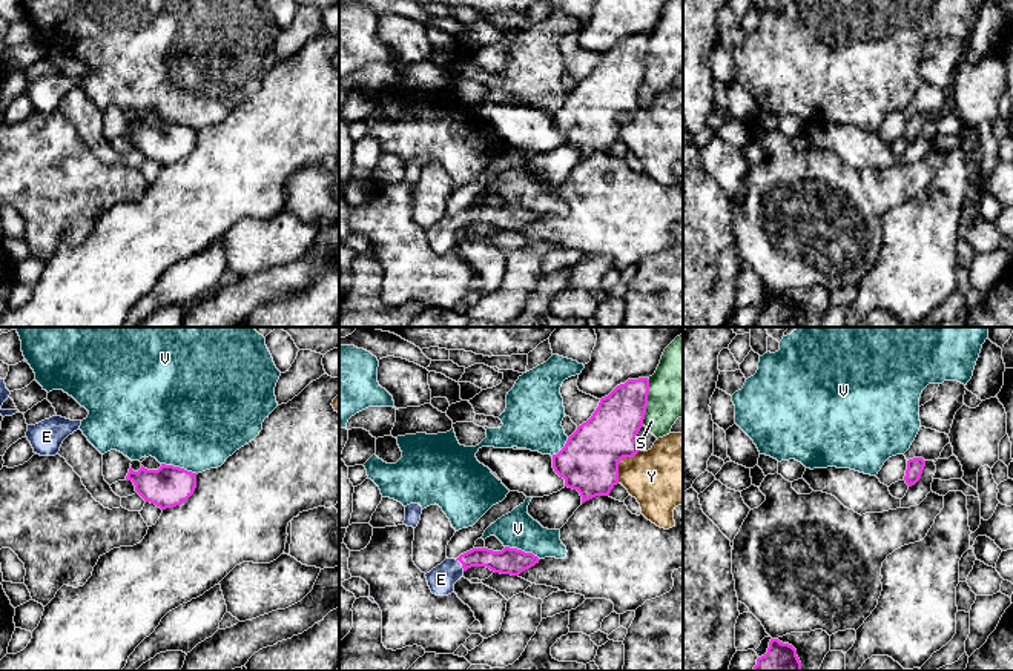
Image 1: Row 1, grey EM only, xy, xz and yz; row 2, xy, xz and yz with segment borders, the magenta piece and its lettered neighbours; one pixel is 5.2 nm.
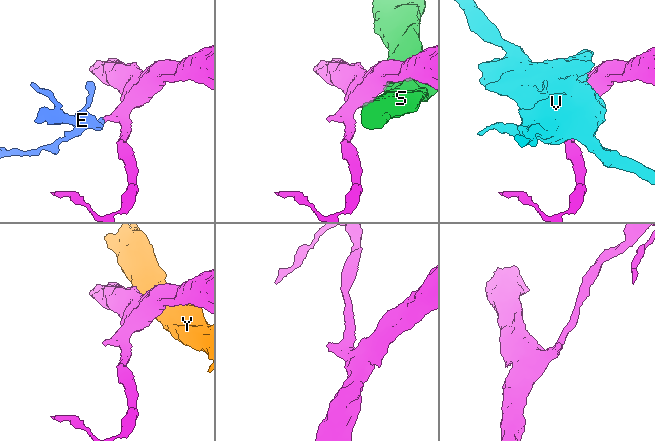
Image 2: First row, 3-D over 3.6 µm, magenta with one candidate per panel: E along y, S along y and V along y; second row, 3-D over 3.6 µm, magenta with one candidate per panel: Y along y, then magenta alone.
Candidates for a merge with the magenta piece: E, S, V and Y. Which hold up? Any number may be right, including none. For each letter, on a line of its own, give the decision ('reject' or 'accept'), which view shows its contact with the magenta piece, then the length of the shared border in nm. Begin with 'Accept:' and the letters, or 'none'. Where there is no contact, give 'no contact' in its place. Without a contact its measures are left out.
Accept: E
E: accept | xz | 80 nm
S: reject | xz | 260 nm
V: reject | xy | 200 nm
Y: reject | xz | 200 nm

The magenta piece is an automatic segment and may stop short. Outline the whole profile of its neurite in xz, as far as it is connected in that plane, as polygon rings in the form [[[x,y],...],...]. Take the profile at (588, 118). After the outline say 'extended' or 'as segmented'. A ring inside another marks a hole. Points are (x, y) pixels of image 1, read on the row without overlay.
[[[628,35],[602,54],[592,72],[577,83],[565,103],[553,111],[554,127],[565,135],[565,143],[577,146],[582,160],[596,152],[609,152],[619,140],[619,120],[623,114],[635,112],[638,106],[637,91],[643,83],[648,61],[649,35]]]; as segmented

